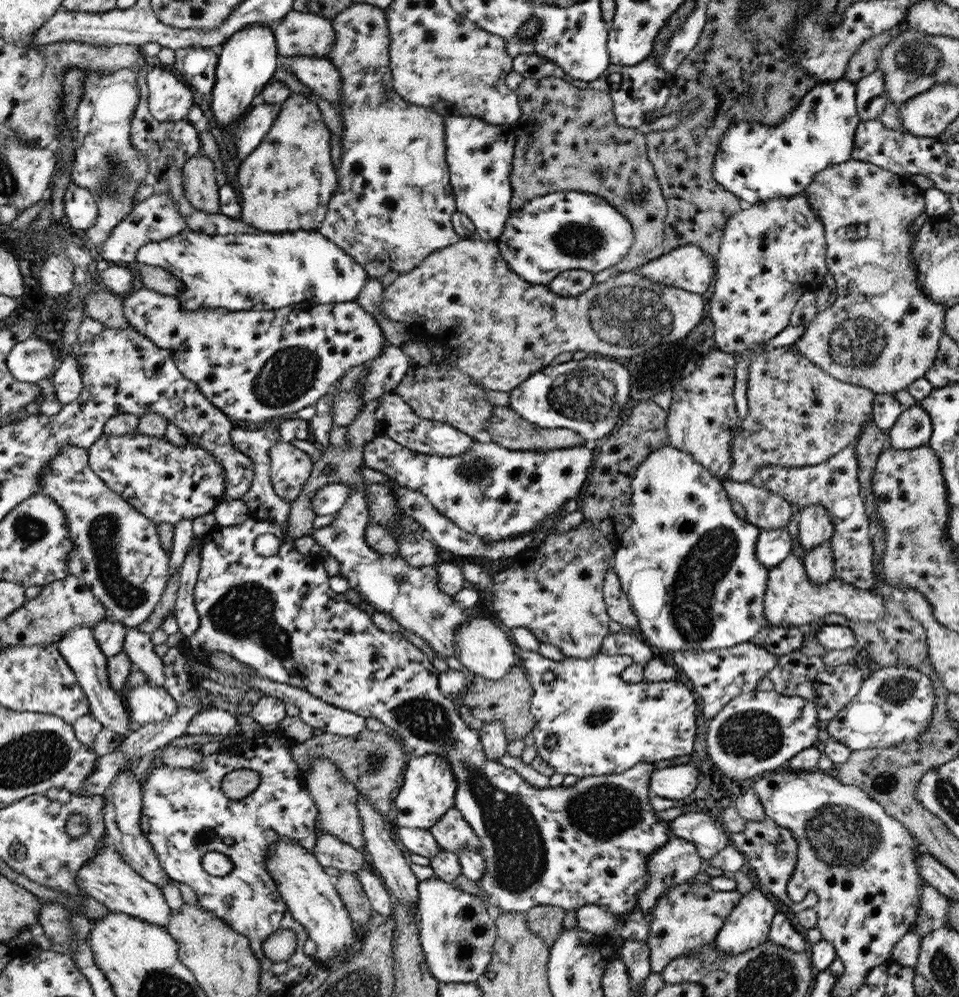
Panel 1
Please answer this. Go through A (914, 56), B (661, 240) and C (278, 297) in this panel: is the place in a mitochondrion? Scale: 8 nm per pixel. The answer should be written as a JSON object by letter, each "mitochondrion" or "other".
{"A":"mitochondrion","B":"other","C":"other"}

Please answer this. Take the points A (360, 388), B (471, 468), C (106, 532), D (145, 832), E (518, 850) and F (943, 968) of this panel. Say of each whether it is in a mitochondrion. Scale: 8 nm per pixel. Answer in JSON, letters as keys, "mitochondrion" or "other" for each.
{"A":"other","B":"mitochondrion","C":"mitochondrion","D":"other","E":"mitochondrion","F":"mitochondrion"}

